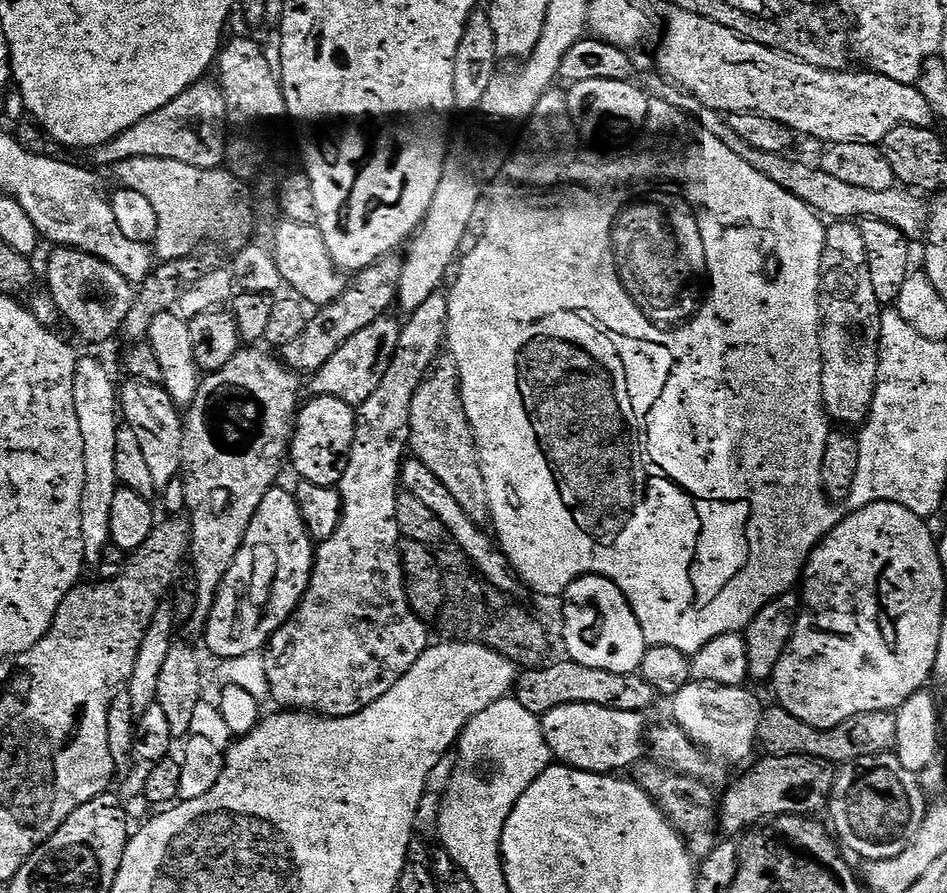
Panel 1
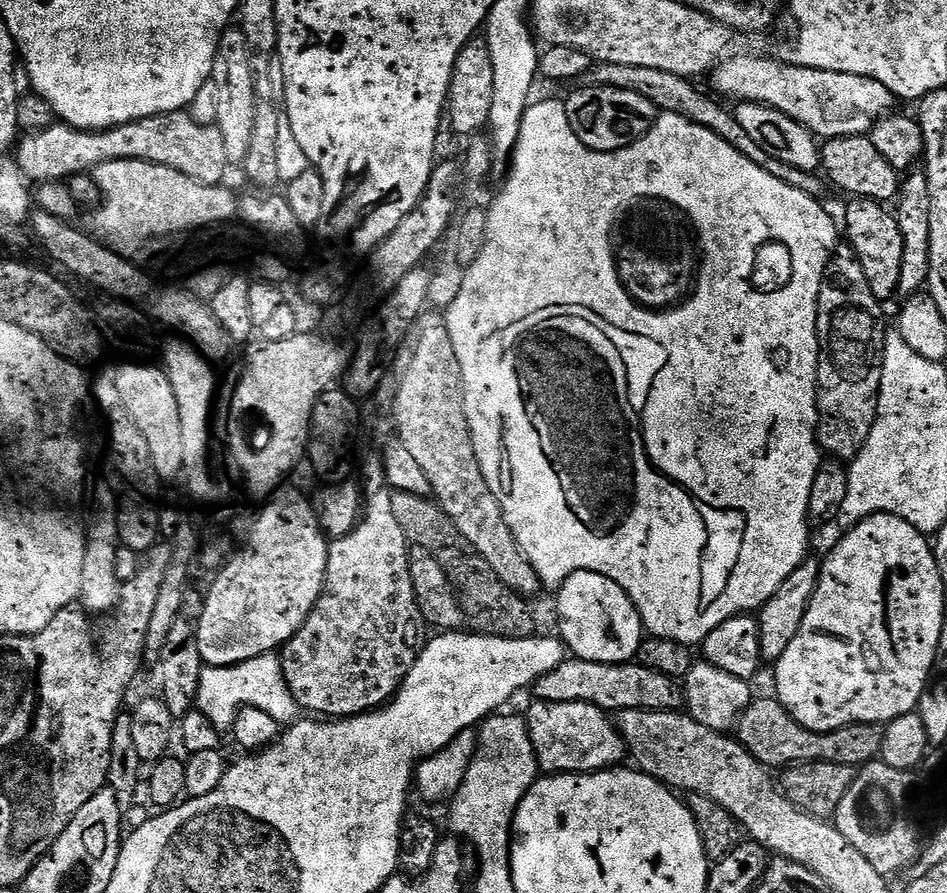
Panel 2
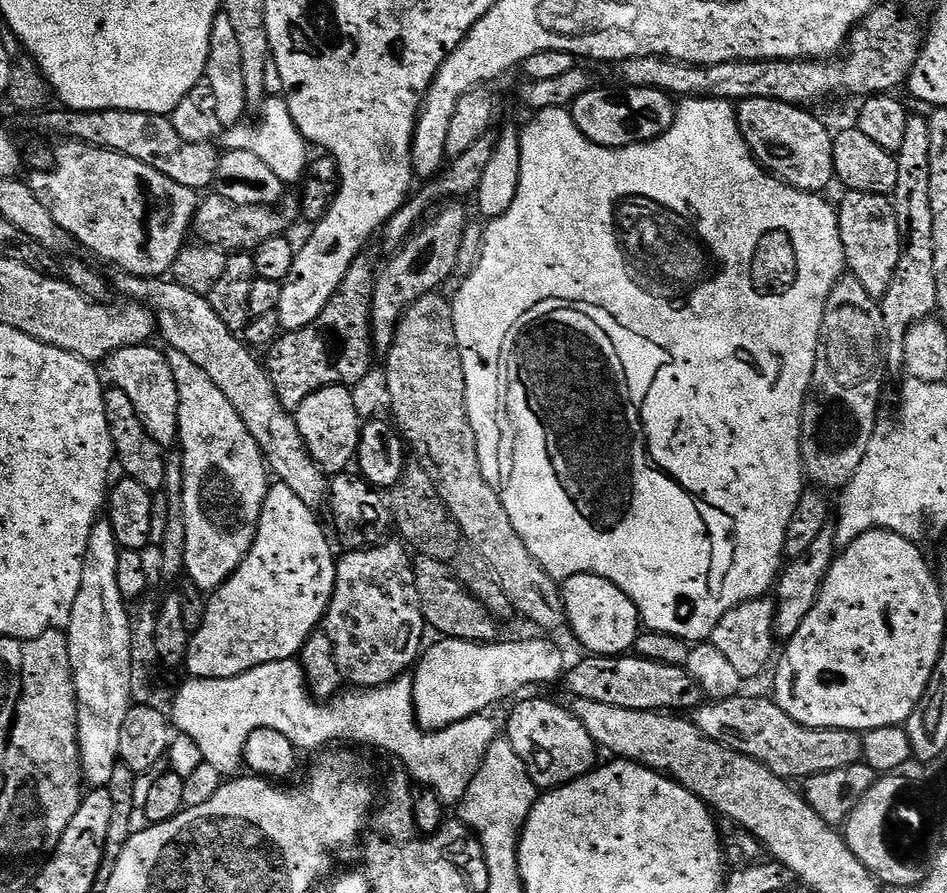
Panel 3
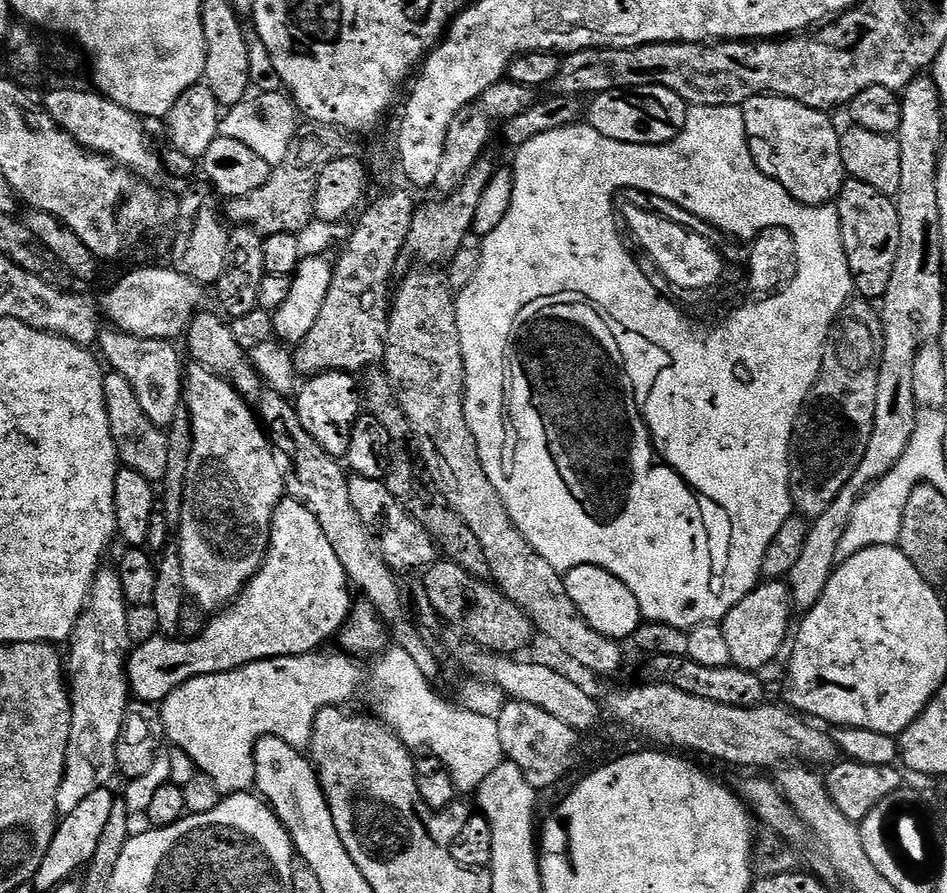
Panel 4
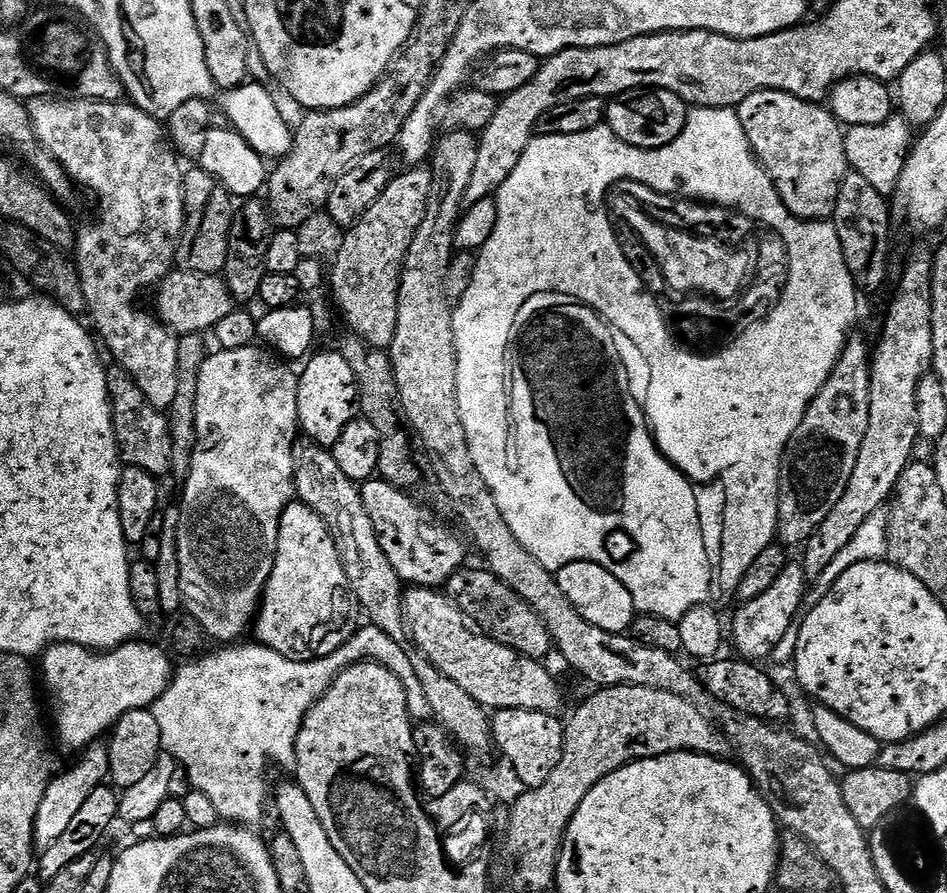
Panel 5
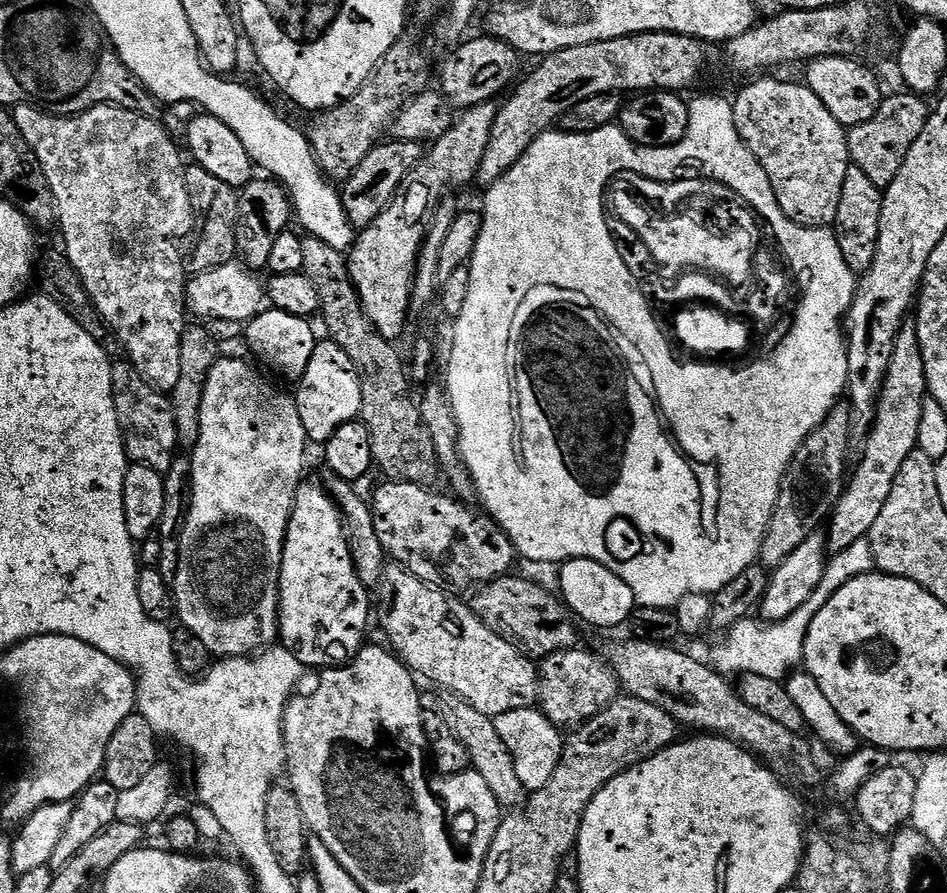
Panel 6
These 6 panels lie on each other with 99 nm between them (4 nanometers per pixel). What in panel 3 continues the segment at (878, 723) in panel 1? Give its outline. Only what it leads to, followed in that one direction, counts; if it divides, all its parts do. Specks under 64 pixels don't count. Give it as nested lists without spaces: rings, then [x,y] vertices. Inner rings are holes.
[[[741,694],[727,696],[725,700],[705,702],[695,709],[694,723],[706,738],[738,754],[746,754],[762,762],[774,774],[789,782],[803,782],[814,774],[826,774],[826,770],[842,770],[842,766],[854,766],[864,759],[864,738],[861,733],[837,728],[807,728],[794,722],[794,718],[790,718],[790,714],[783,712],[772,698],[763,700],[760,696]]]

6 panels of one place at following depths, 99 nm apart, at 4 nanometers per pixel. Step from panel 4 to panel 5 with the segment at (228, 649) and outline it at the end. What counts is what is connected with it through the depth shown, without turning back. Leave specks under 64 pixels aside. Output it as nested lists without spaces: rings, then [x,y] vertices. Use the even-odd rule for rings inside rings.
[[[299,502],[288,504],[280,519],[274,570],[264,587],[264,599],[258,605],[258,615],[254,620],[255,639],[291,660],[321,660],[334,654],[351,636],[356,635],[361,624],[362,609],[356,603],[326,522],[314,514],[310,506]],[[129,642],[111,650],[93,650],[82,644],[51,644],[44,649],[39,671],[53,700],[62,747],[79,753],[97,743],[104,731],[105,735],[115,728],[124,712],[151,708],[163,696],[174,679],[173,657],[156,644],[140,643]]]

